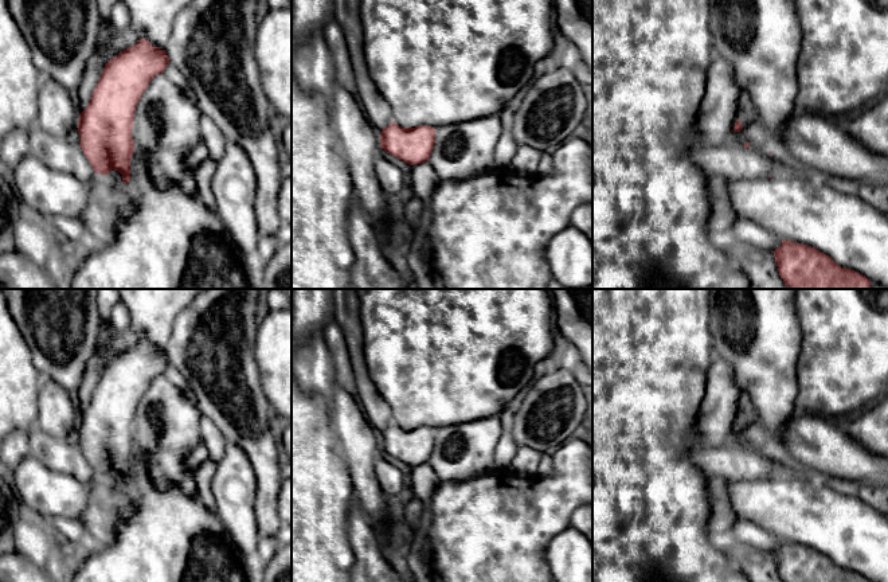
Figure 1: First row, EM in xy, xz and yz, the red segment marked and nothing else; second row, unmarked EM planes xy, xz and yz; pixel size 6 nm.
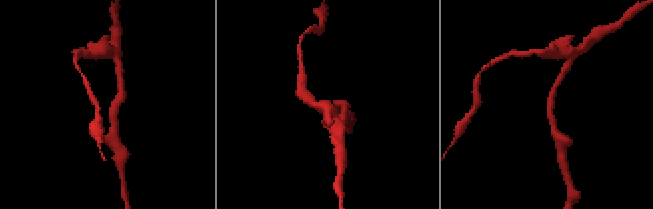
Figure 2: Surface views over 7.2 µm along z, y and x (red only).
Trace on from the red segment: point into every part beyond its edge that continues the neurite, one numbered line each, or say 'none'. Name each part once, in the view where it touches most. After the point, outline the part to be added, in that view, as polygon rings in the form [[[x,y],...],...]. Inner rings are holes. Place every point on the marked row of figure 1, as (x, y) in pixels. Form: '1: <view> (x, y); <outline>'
none

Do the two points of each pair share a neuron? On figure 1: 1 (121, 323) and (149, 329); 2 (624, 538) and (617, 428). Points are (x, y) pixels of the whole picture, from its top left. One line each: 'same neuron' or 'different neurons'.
1: different neurons
2: same neuron

